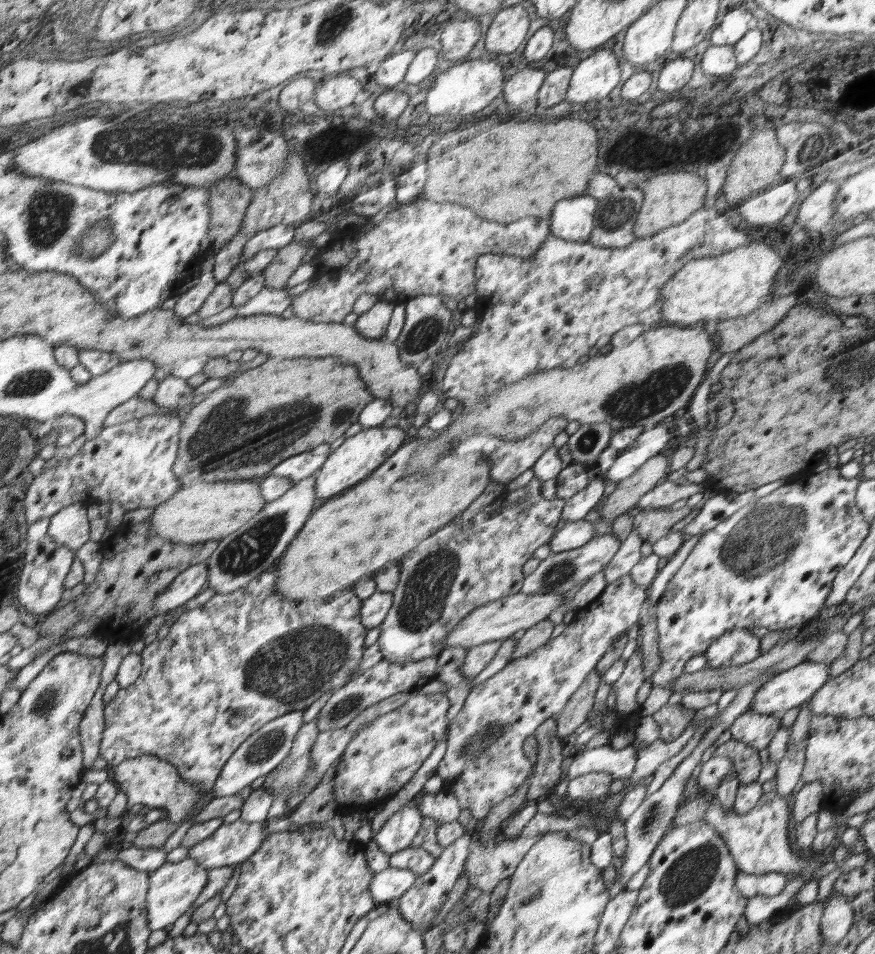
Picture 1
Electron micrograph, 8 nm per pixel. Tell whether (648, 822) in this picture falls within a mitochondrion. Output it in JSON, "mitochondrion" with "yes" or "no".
{"mitochondrion":"yes"}

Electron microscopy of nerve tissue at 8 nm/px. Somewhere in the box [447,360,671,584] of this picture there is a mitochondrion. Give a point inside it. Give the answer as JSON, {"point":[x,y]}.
{"point":[588,441]}

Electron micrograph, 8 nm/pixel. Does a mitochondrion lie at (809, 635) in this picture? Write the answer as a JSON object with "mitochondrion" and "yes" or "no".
{"mitochondrion":"yes"}

